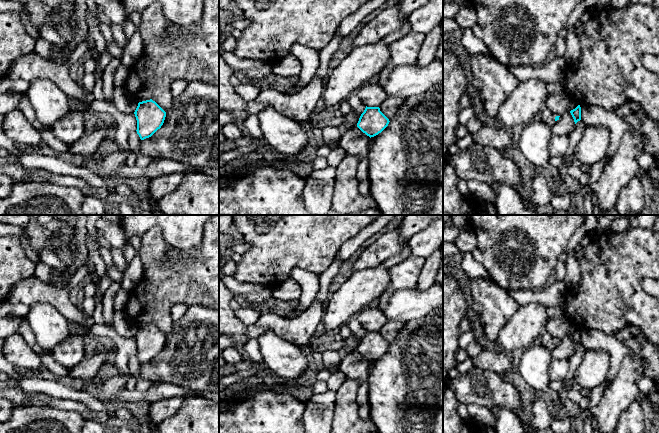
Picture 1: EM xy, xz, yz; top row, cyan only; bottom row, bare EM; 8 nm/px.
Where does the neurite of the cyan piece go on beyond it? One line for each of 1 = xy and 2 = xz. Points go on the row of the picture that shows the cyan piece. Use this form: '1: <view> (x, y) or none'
1: none
2: none

